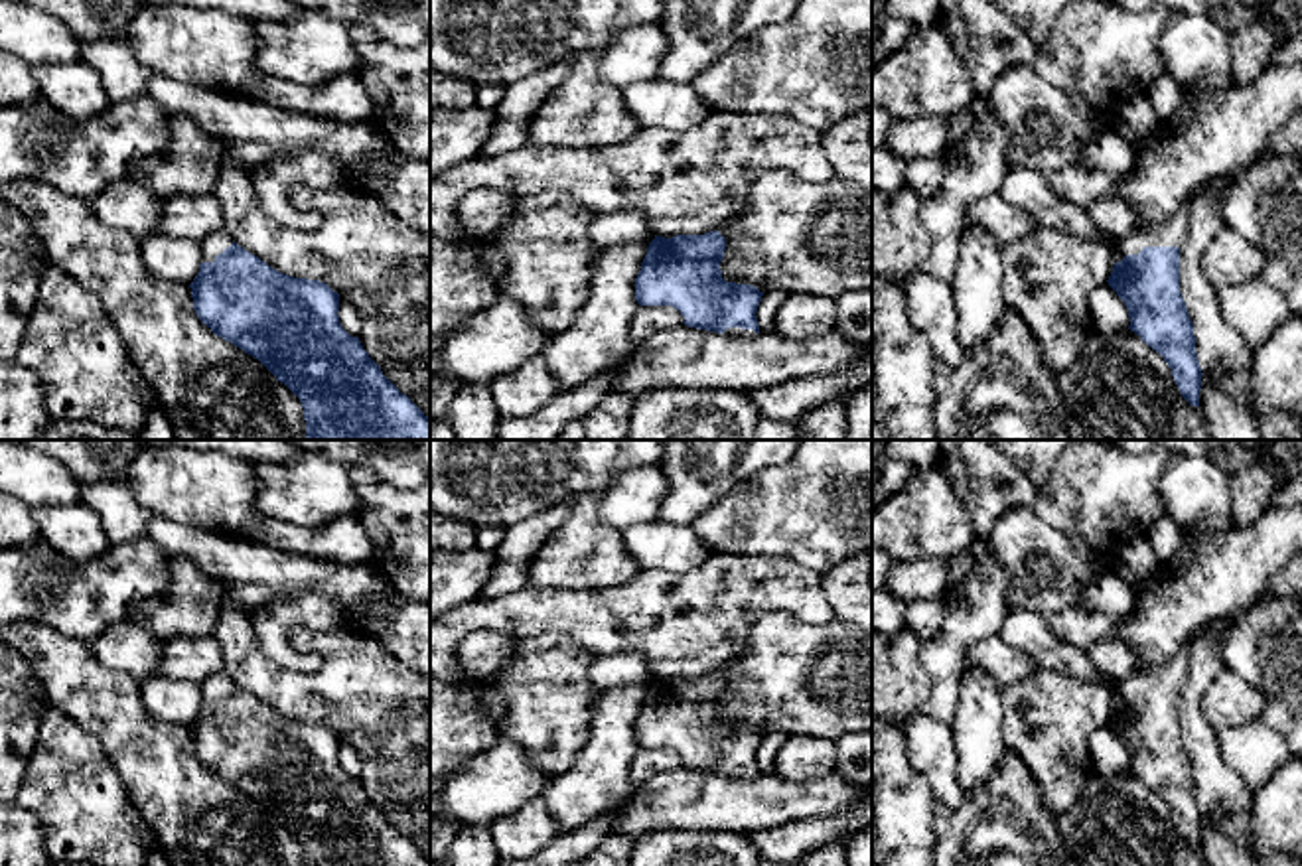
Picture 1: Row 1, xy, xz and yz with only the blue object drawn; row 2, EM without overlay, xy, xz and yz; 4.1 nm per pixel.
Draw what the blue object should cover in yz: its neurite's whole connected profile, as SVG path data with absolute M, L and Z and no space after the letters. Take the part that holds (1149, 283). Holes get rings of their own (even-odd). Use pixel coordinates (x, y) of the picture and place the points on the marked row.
M1188 203L1156 229L1117 241L1107 282L1128 310L1128 329L1164 357L1182 397L1199 406L1203 373L1194 324L1180 292L1180 247L1186 235Z

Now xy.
M221 229L201 241L203 262L189 284L193 310L215 335L258 359L302 402L306 440L430 440L430 418L402 395L339 324L339 294L294 278L239 247Z

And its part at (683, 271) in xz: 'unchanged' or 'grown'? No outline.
grown

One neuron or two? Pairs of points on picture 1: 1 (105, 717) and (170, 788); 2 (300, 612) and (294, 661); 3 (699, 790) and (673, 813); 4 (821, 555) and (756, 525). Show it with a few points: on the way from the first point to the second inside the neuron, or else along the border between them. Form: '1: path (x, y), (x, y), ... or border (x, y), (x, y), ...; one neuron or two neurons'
1: path (123, 734), (158, 770); one neuron
2: path (289, 624), (283, 630), (283, 649); one neuron
3: path (693, 795), (679, 807); one neuron
4: path (805, 539), (792, 525), (772, 525); one neuron

